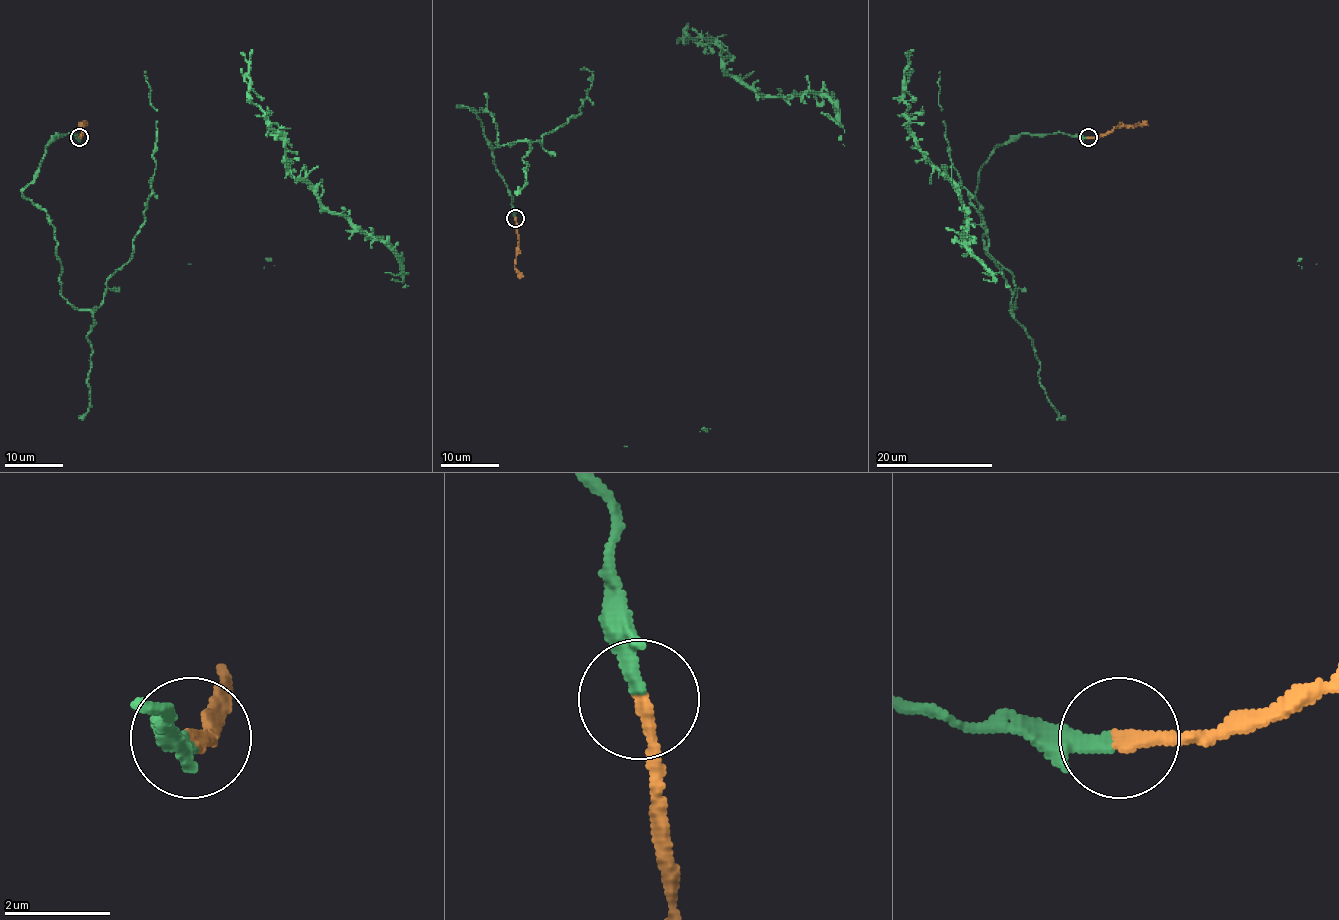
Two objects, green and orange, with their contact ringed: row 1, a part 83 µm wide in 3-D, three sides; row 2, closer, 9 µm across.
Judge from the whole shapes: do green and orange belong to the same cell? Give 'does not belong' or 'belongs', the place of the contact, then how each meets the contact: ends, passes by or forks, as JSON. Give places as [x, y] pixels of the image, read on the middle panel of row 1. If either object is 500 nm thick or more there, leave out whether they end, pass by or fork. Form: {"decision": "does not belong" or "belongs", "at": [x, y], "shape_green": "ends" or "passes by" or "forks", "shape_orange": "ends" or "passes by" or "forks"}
{"decision": "belongs", "at": [515, 218], "shape_green": "ends", "shape_orange": "ends"}

